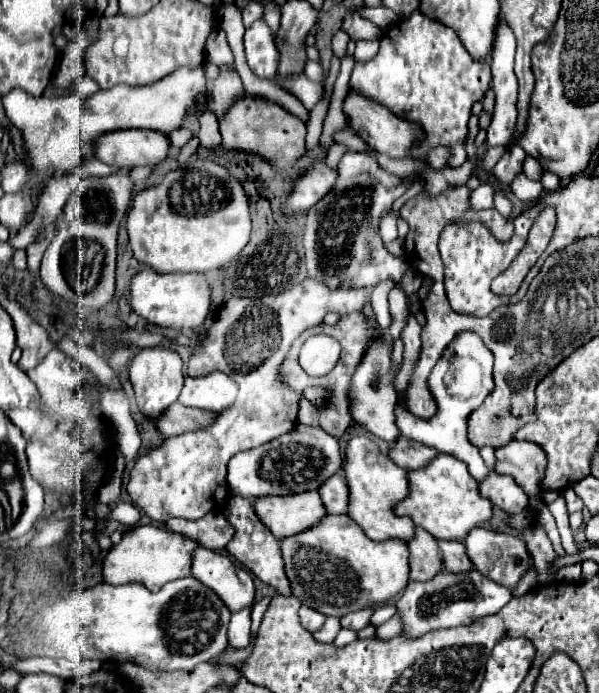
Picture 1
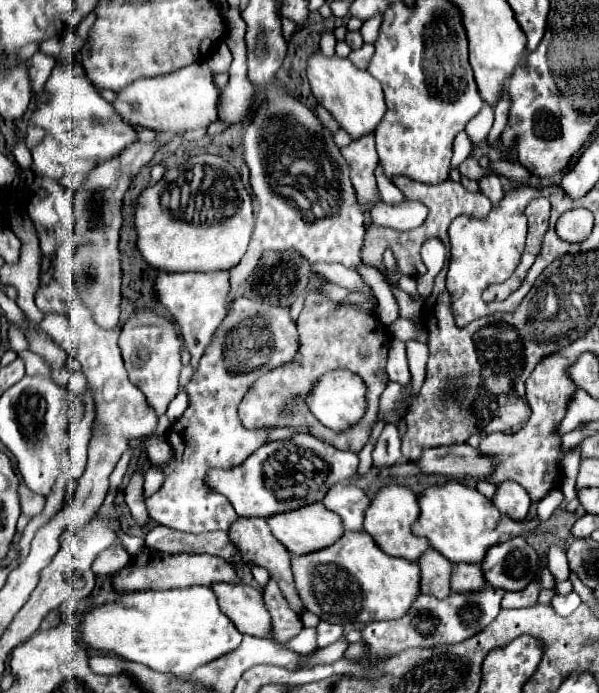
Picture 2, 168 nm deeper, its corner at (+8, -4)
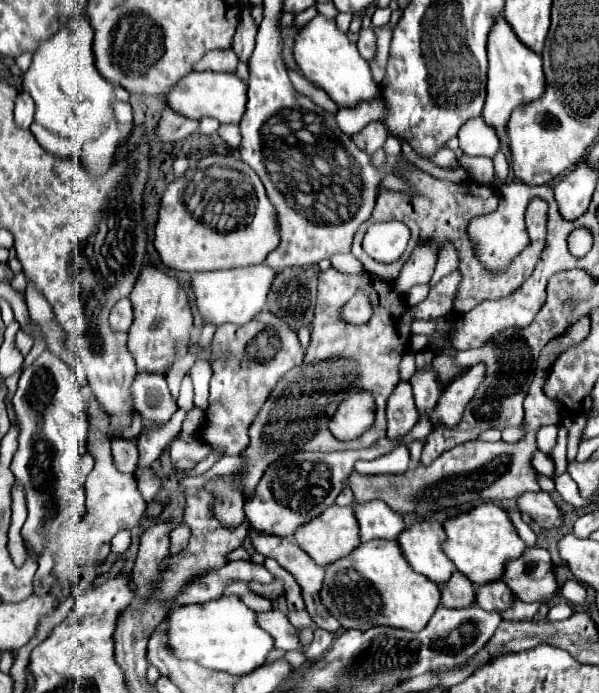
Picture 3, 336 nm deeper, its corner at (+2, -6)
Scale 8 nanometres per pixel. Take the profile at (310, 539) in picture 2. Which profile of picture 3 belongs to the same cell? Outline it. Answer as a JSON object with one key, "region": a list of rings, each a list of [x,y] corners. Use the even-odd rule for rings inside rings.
{"region":[[[340,505],[328,507],[324,515],[318,515],[316,519],[312,519],[312,523],[306,523],[304,527],[300,527],[294,535],[294,541],[322,567],[326,567],[328,563],[334,563],[344,555],[350,555],[362,543],[352,507],[340,507]]]}

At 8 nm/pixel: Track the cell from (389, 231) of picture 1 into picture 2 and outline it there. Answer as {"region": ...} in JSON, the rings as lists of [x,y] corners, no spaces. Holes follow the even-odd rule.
{"region":[[[378,165],[378,169],[376,169],[376,181],[378,181],[378,189],[380,189],[380,195],[382,195],[382,201],[384,201],[384,203],[396,205],[396,203],[402,203],[402,201],[406,199],[404,193],[402,193],[398,187],[394,187],[392,181],[388,181],[388,179],[384,177],[380,165]]]}

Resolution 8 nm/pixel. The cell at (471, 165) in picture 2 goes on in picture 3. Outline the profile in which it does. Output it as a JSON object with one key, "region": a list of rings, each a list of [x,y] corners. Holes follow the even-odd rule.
{"region":[[[443,148],[439,150],[432,158],[431,162],[440,167],[446,167],[456,160],[454,151]]]}

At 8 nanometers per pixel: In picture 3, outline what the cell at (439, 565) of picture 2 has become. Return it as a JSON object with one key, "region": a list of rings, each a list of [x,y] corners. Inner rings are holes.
{"region":[[[458,571],[446,585],[440,585],[440,589],[442,589],[442,605],[448,609],[464,609],[476,603],[474,583],[466,575],[460,575]]]}

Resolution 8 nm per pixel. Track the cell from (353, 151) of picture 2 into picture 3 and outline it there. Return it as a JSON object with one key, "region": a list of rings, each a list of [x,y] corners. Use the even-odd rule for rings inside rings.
{"region":[[[382,121],[368,123],[362,131],[358,131],[358,133],[352,135],[354,143],[356,143],[360,149],[368,151],[368,153],[374,153],[376,149],[380,149],[380,147],[384,145],[386,137],[388,137],[388,127],[384,127]]]}

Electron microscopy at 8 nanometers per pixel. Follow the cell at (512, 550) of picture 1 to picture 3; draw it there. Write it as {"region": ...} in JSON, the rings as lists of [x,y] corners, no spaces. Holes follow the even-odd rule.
{"region":[[[540,547],[526,549],[524,557],[508,563],[502,581],[526,603],[550,603],[558,593],[550,553]]]}

